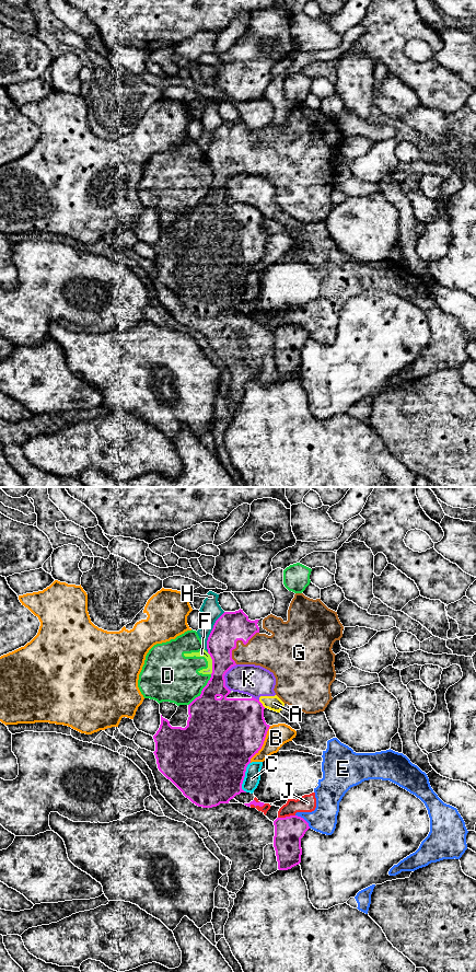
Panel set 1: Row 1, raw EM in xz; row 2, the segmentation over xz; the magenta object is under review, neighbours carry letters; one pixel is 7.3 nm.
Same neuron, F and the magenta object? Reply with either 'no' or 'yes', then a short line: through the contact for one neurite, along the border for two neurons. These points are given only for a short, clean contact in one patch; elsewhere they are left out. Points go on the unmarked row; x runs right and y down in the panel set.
no | xz (207, 162), (211, 169), (211, 183)

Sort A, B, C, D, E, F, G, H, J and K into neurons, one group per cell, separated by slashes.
A E J K / B / C / D F / G / H

